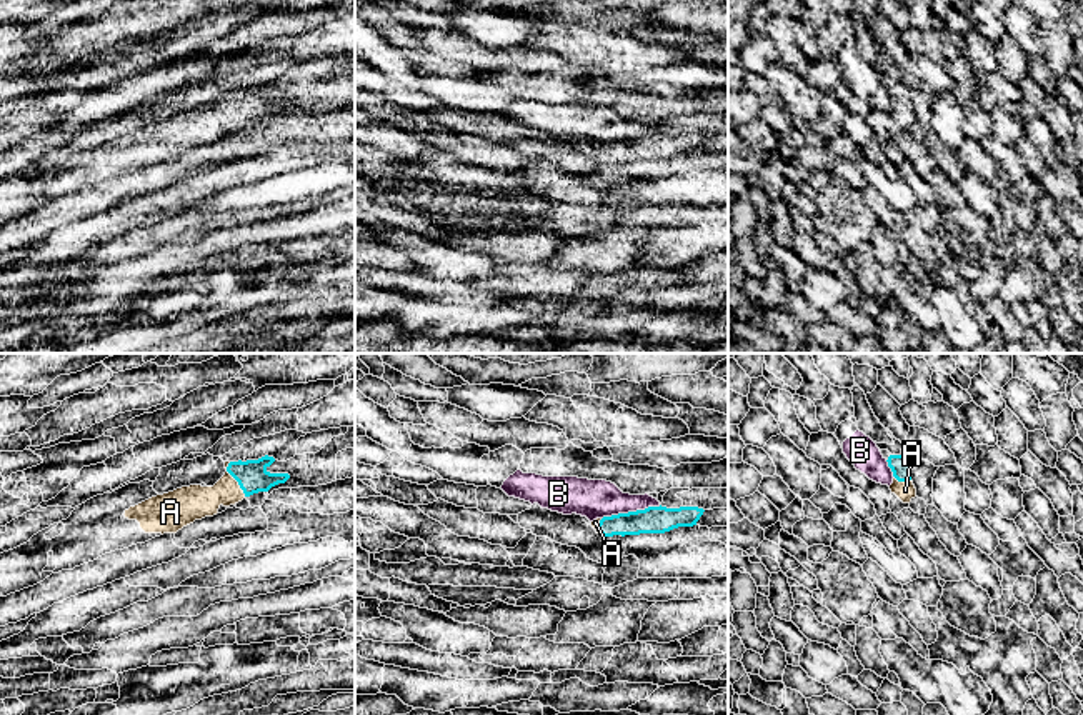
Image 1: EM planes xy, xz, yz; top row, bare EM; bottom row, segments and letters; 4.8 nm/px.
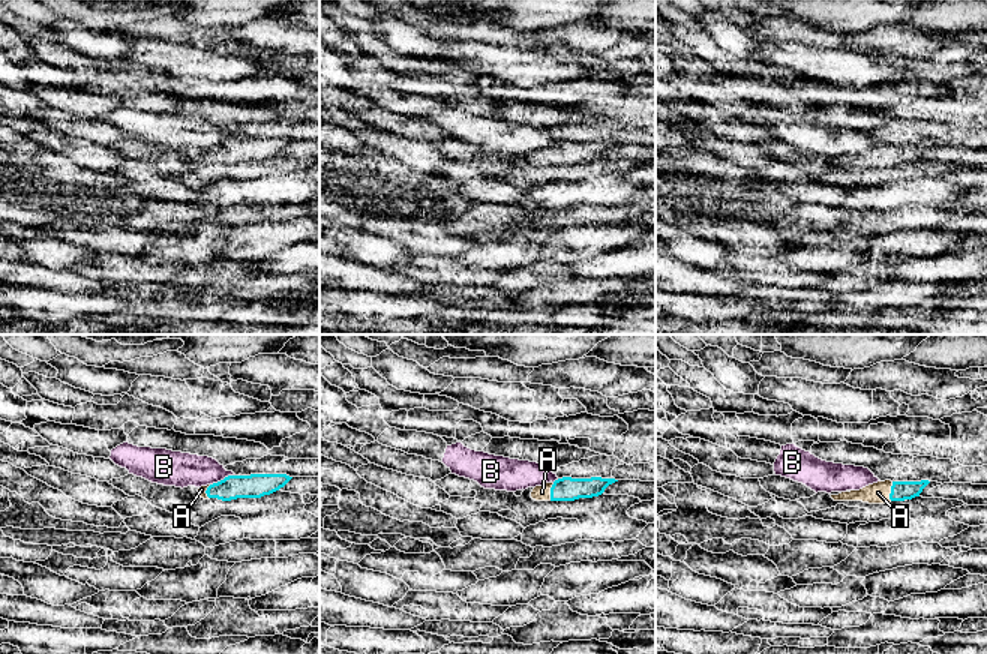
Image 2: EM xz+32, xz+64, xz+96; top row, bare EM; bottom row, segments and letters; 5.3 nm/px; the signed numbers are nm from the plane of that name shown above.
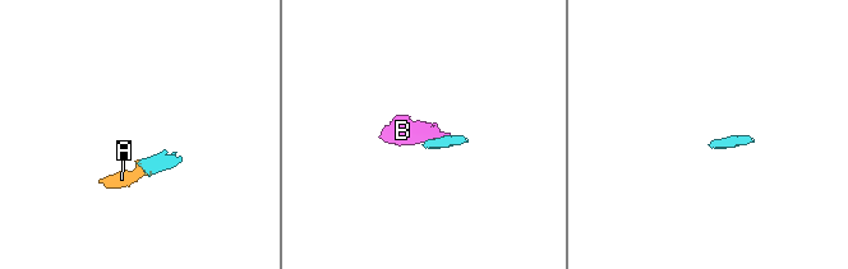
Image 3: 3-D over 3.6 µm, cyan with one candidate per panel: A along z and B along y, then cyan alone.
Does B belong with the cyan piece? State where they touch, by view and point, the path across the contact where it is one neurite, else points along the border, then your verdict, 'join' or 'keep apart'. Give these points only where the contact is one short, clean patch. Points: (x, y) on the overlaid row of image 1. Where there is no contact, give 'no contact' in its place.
meets cyan in xz at (630, 512); border along xz (660, 505), (618, 512), (602, 519); keep apart

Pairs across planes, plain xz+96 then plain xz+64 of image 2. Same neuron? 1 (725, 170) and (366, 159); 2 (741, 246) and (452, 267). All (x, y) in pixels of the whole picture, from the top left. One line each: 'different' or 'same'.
1: same
2: different

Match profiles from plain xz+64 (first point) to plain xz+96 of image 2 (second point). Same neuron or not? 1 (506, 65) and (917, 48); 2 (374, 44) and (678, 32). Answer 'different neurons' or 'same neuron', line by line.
1: different neurons
2: same neuron

